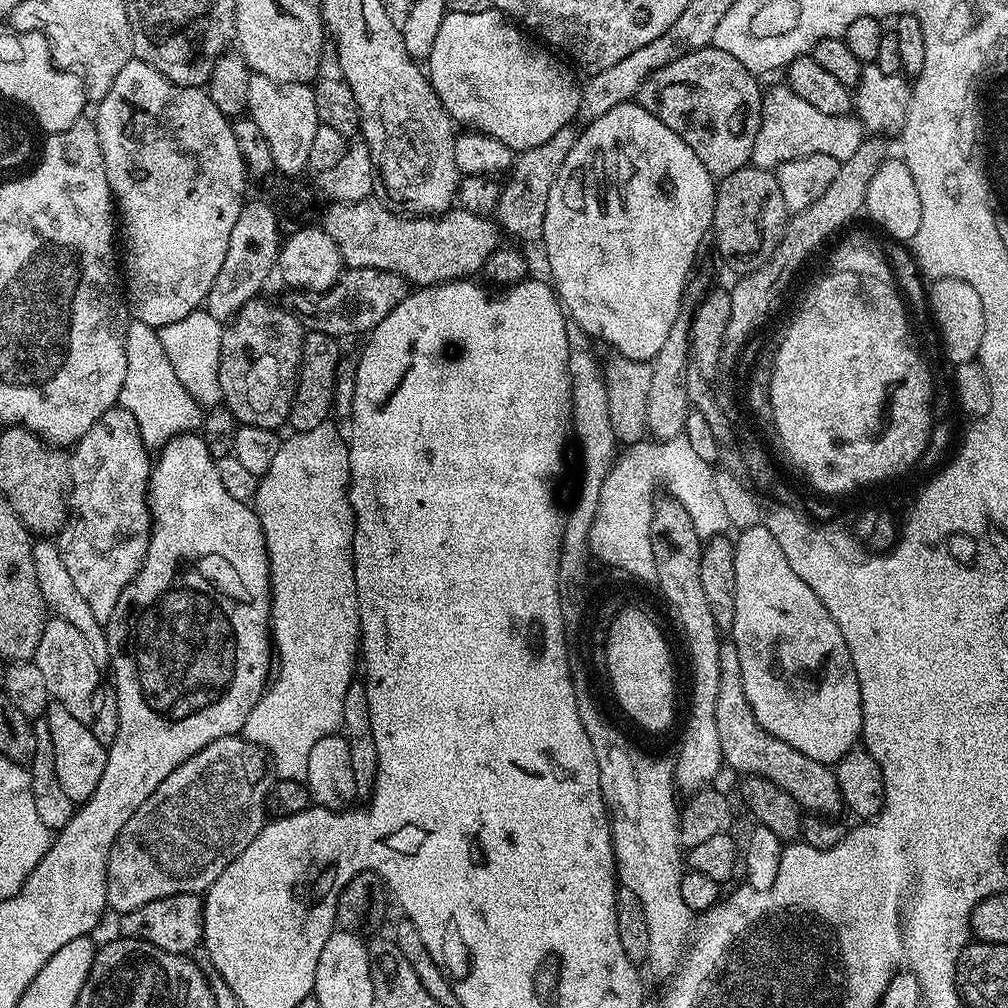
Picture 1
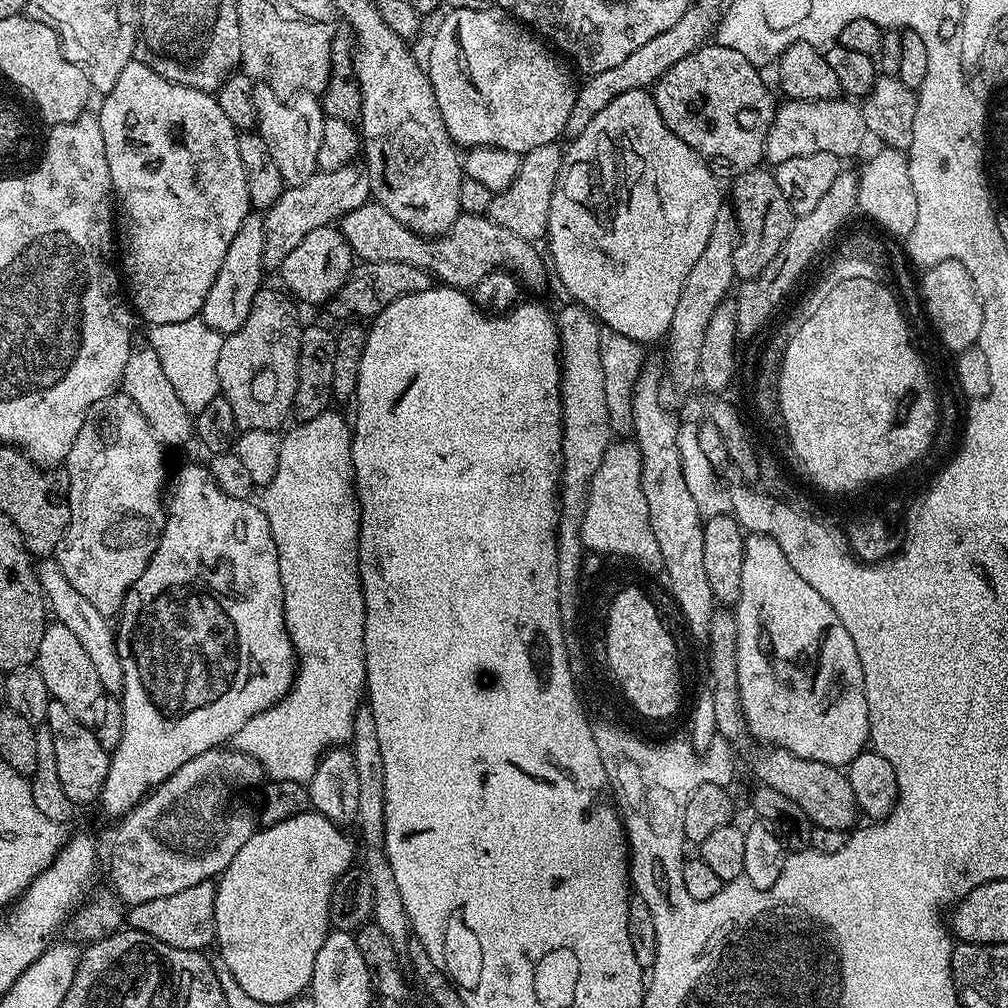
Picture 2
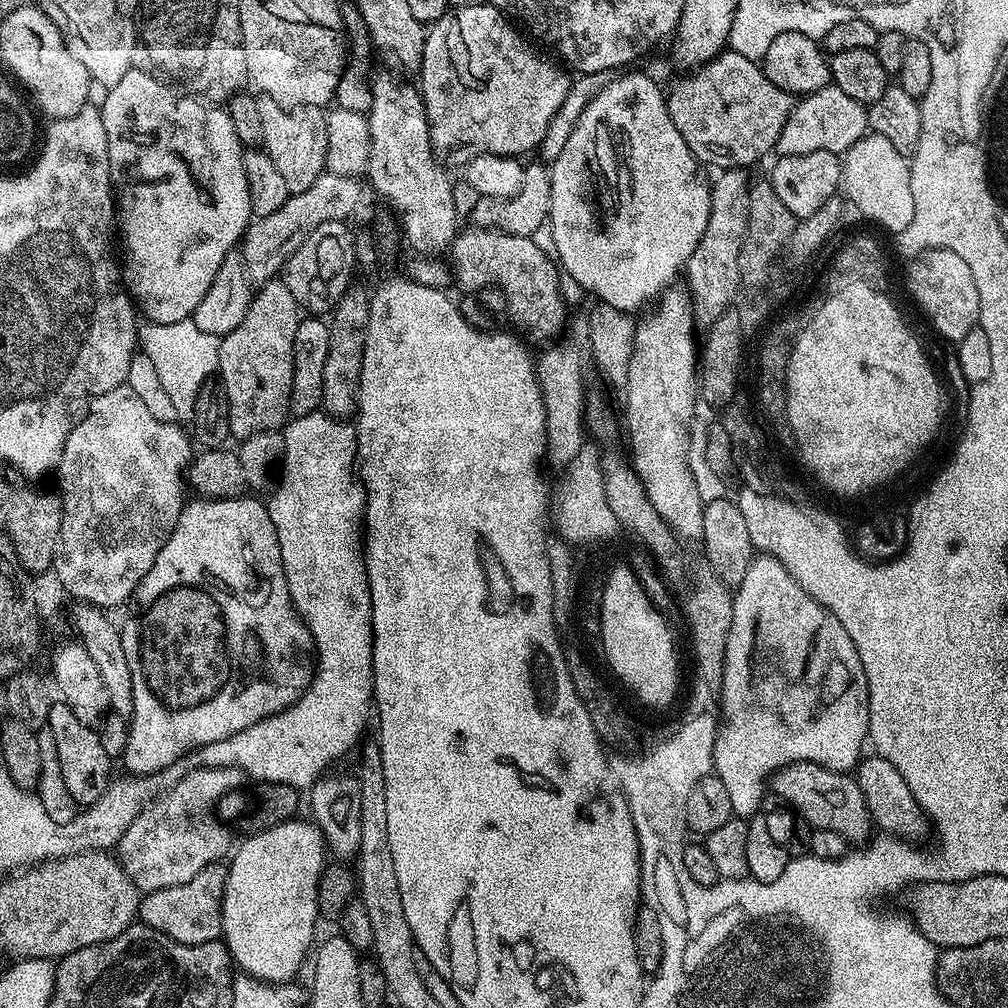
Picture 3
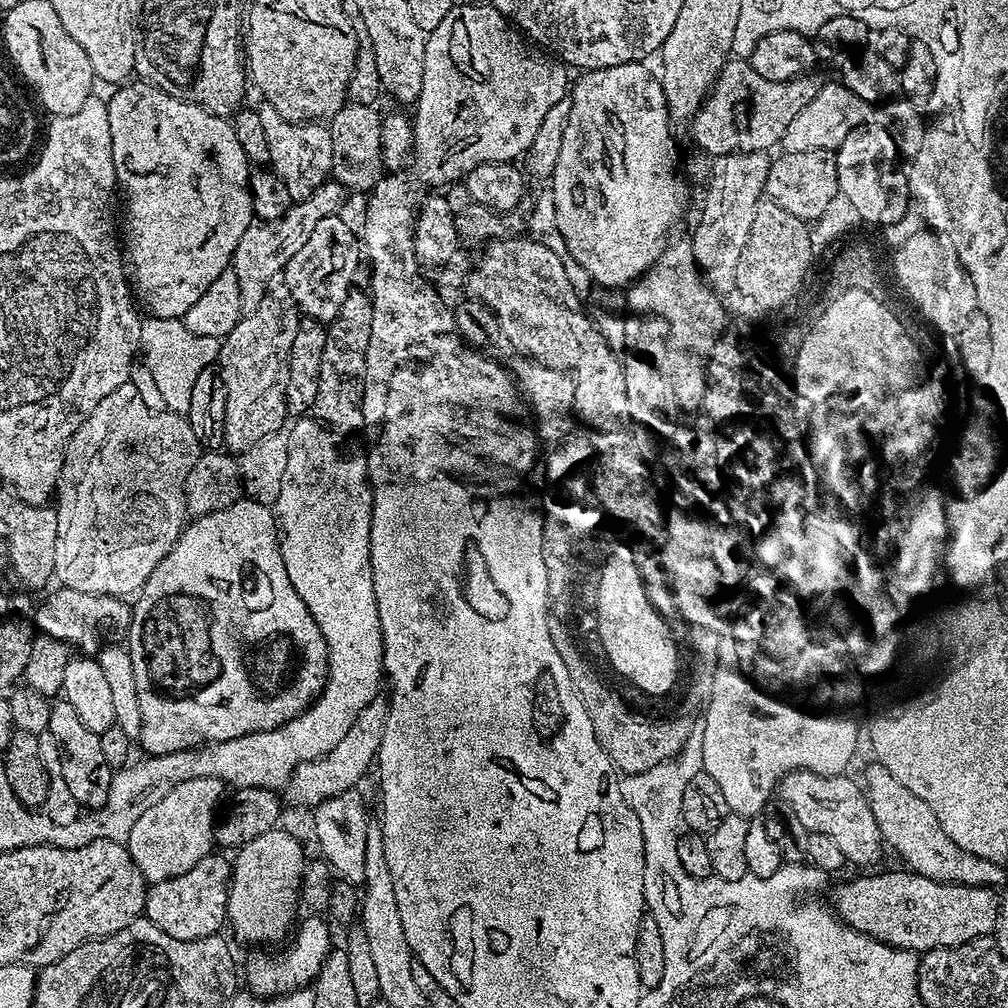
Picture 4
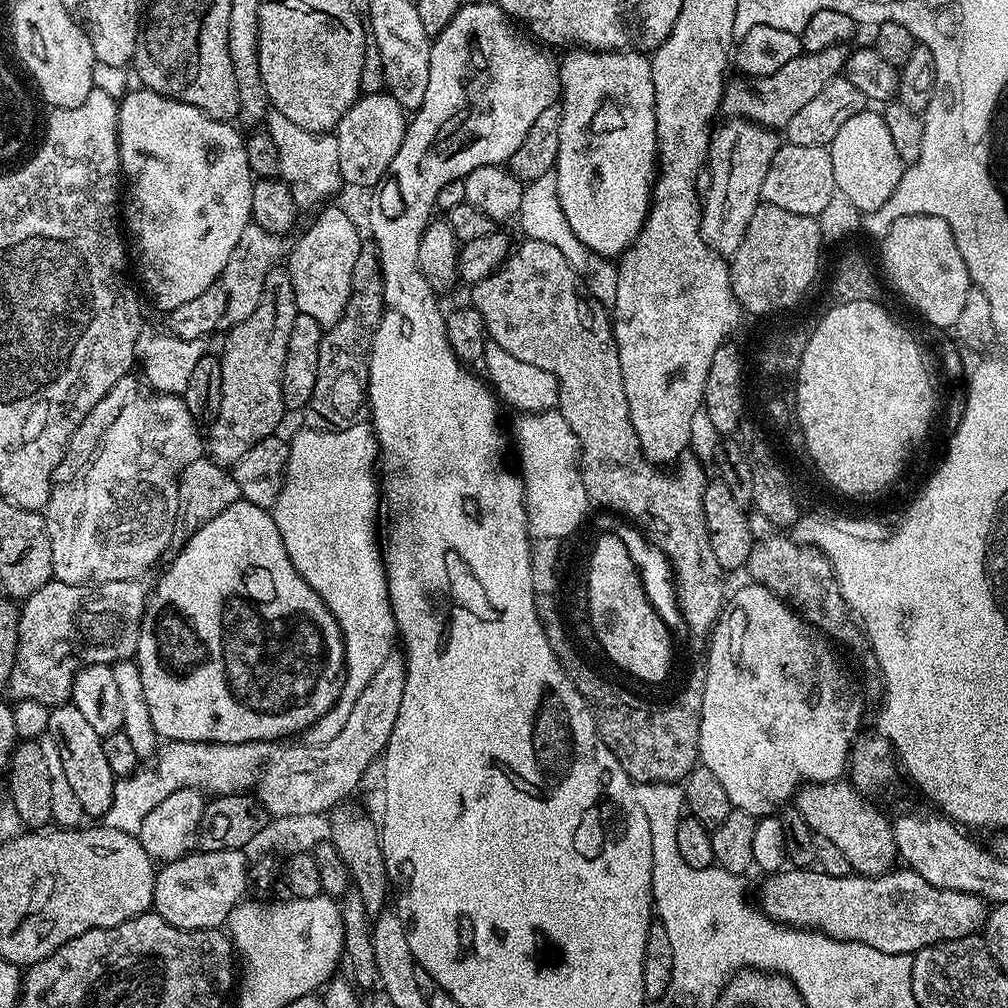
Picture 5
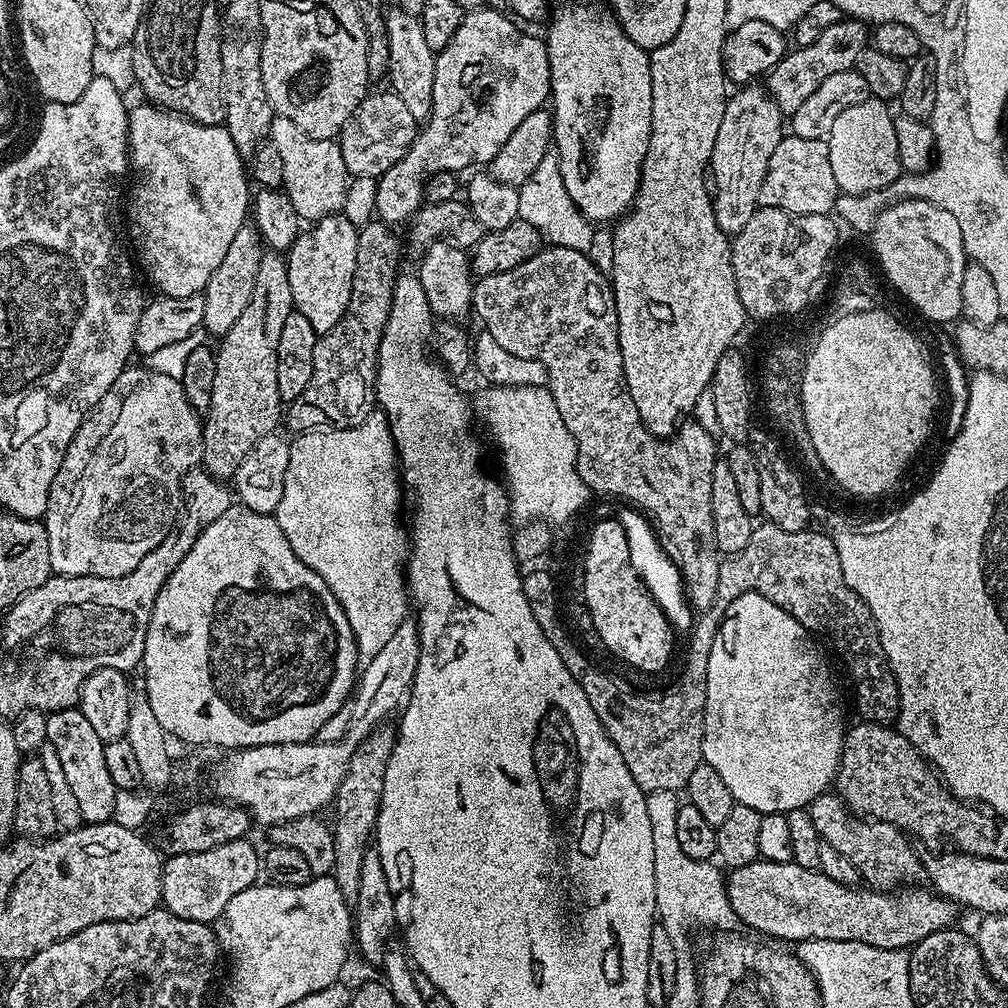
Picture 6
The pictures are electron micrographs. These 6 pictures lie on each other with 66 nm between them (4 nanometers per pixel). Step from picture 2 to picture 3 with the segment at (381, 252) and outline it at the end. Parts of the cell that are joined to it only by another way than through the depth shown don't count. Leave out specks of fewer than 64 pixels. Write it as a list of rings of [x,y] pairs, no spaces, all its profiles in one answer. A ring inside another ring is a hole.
[[[468,226],[457,235],[450,249],[454,280],[465,288],[465,293],[476,294],[487,284],[497,284],[504,291],[508,312],[520,328],[530,335],[556,336],[565,331],[570,312],[564,309],[564,296],[560,293],[561,269],[549,253],[543,252],[531,236],[514,234]]]

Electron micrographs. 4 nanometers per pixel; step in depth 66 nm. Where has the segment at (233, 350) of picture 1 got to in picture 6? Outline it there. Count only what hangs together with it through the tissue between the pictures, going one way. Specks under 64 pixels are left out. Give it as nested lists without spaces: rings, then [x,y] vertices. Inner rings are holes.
[[[265,250],[258,262],[254,294],[246,310],[242,310],[238,322],[224,333],[219,341],[220,348],[215,349],[214,398],[210,398],[203,421],[202,466],[222,481],[235,477],[242,458],[254,450],[258,438],[266,438],[277,431],[282,407],[278,394],[278,338],[282,338],[282,325],[293,311],[287,259],[281,253]]]

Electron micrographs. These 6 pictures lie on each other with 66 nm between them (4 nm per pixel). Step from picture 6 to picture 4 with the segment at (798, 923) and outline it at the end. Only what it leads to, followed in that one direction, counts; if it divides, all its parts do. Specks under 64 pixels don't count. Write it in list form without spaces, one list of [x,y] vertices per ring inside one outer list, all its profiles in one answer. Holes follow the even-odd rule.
[[[911,870],[903,871],[880,872],[877,876],[856,876],[837,886],[836,897],[830,900],[831,907],[855,932],[866,934],[892,948],[907,948],[913,954],[923,954],[935,948],[962,946],[979,936],[991,936],[995,933],[1002,901],[1000,896],[996,897],[997,889],[947,884]]]

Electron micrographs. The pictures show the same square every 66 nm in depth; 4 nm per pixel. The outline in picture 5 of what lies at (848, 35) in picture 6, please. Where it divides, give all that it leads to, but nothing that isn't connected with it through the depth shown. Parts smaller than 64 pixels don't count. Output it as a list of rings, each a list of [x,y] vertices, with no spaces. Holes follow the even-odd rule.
[[[831,44],[821,52],[810,52],[794,58],[794,62],[786,62],[782,70],[772,76],[755,78],[729,79],[724,86],[723,111],[732,118],[744,117],[769,130],[787,129],[790,118],[810,102],[810,98],[822,90],[830,81],[843,73],[844,63],[848,61],[849,49],[843,44]]]

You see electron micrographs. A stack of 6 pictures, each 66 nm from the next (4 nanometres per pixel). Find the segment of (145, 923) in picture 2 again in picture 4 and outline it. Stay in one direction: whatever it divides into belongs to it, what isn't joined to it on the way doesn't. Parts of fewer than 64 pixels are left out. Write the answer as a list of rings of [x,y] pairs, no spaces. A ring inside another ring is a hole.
[[[209,854],[190,866],[186,874],[152,884],[144,894],[143,919],[154,922],[158,930],[179,940],[197,940],[215,936],[228,919],[228,887],[232,885],[232,864],[224,856]]]

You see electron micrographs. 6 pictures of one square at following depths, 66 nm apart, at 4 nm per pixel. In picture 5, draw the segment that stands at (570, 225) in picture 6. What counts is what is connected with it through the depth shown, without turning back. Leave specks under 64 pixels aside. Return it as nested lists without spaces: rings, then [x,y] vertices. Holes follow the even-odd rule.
[[[549,174],[525,183],[518,223],[520,223],[521,230],[525,232],[523,235],[527,239],[550,242],[550,246],[558,246],[558,250],[562,250],[562,254],[566,254],[566,262],[570,262],[570,266],[576,272],[586,277],[587,283],[590,285],[591,295],[595,299],[601,302],[615,301],[616,268],[613,265],[608,265],[611,263],[605,257],[591,252],[576,237],[574,230],[570,230],[570,222],[566,222],[566,214],[562,214],[562,206],[558,202],[558,182],[555,175]]]

